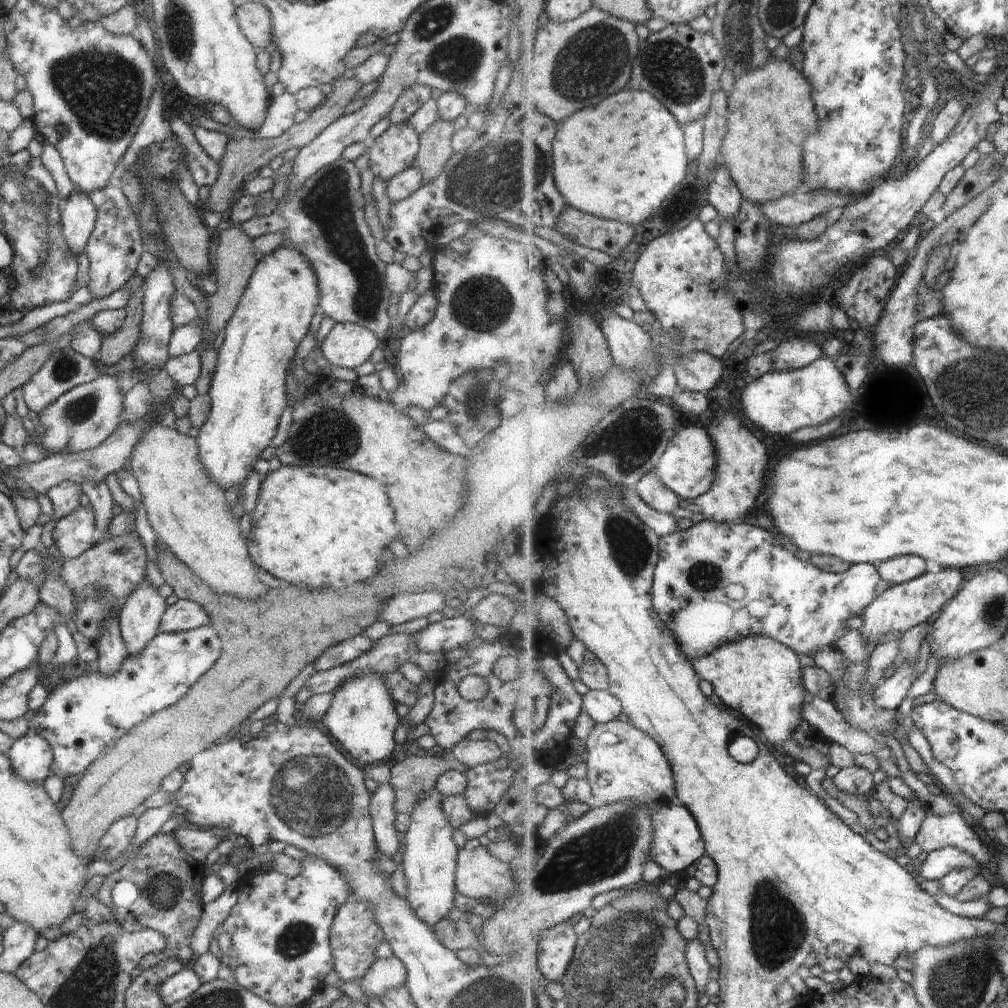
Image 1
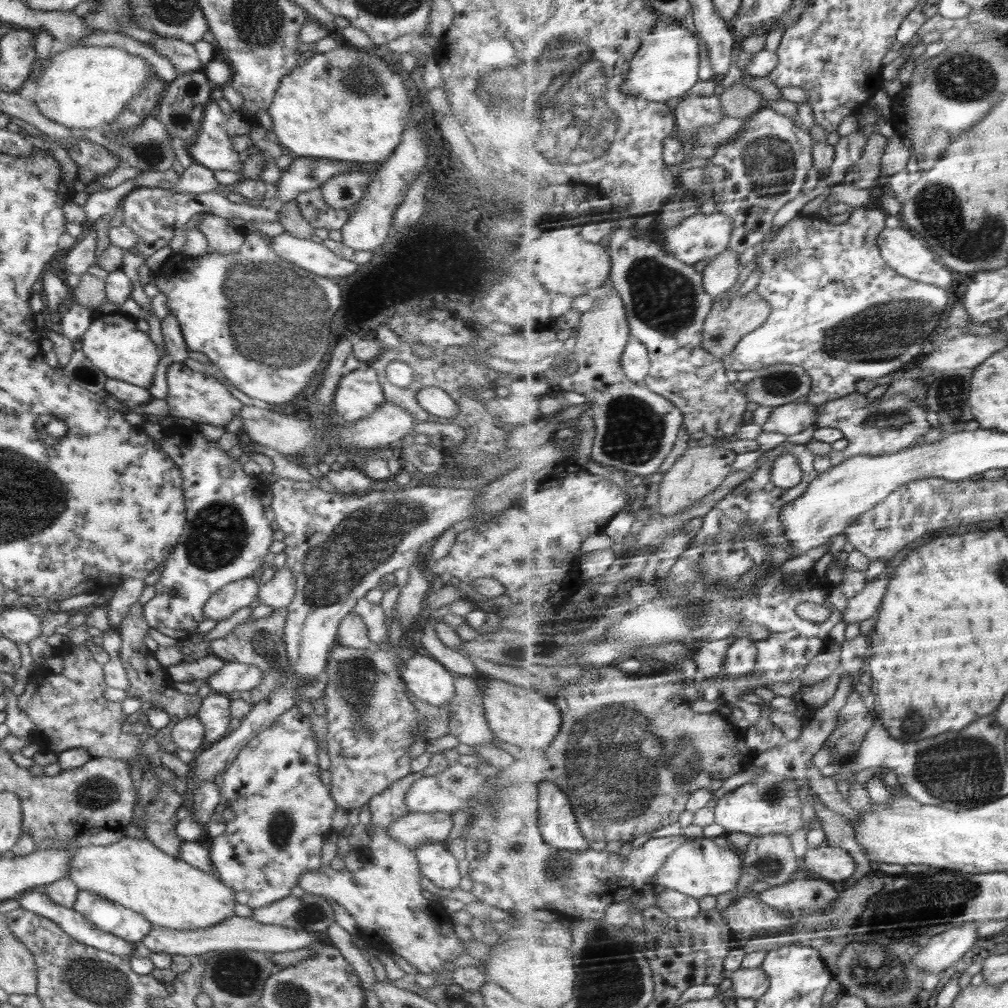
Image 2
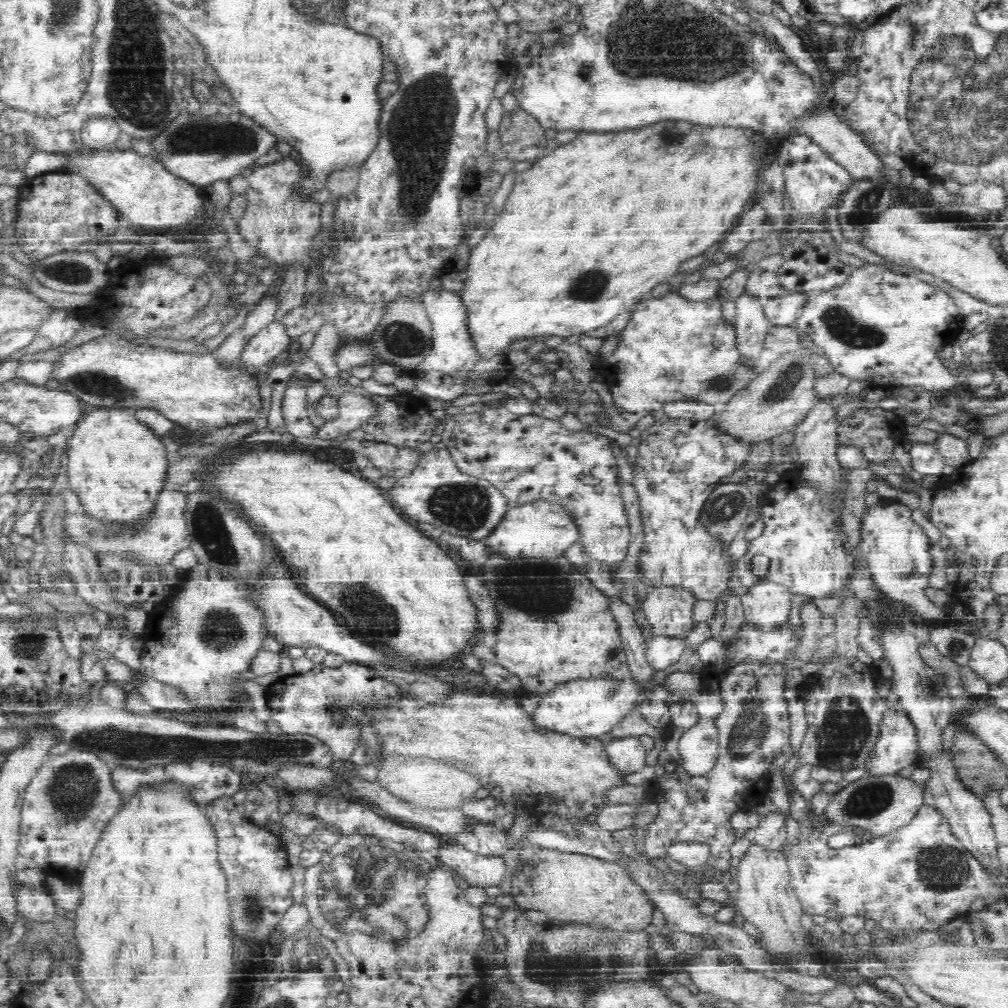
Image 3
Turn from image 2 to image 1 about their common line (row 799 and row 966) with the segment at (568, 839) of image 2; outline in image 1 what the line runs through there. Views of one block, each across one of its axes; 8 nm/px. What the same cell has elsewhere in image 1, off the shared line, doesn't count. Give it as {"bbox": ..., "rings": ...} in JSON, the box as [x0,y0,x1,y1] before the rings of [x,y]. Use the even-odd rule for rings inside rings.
{"bbox":[539,922,579,984],"rings":[[[570,922],[559,924],[540,934],[539,963],[545,978],[553,984],[561,983],[577,954],[579,934]]]}

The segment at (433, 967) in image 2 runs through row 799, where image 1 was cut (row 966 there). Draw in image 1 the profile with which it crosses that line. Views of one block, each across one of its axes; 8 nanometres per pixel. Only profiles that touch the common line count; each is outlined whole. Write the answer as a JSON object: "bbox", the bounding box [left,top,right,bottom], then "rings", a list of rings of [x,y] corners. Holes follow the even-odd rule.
{"bbox":[360,955,407,1000],"rings":[[[395,955],[386,959],[377,959],[370,964],[366,974],[361,978],[360,990],[376,1000],[380,1000],[388,990],[405,986],[407,970]]]}

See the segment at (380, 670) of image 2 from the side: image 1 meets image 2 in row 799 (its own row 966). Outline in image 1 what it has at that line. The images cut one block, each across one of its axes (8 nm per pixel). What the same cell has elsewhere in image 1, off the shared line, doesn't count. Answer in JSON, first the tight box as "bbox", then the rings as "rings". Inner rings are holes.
{"bbox":[330,902,384,982],"rings":[[[345,902],[338,908],[330,927],[330,948],[334,958],[334,970],[338,972],[340,980],[343,982],[358,982],[366,974],[370,964],[377,960],[376,948],[383,939],[384,934],[376,924],[372,908],[362,902]]]}

